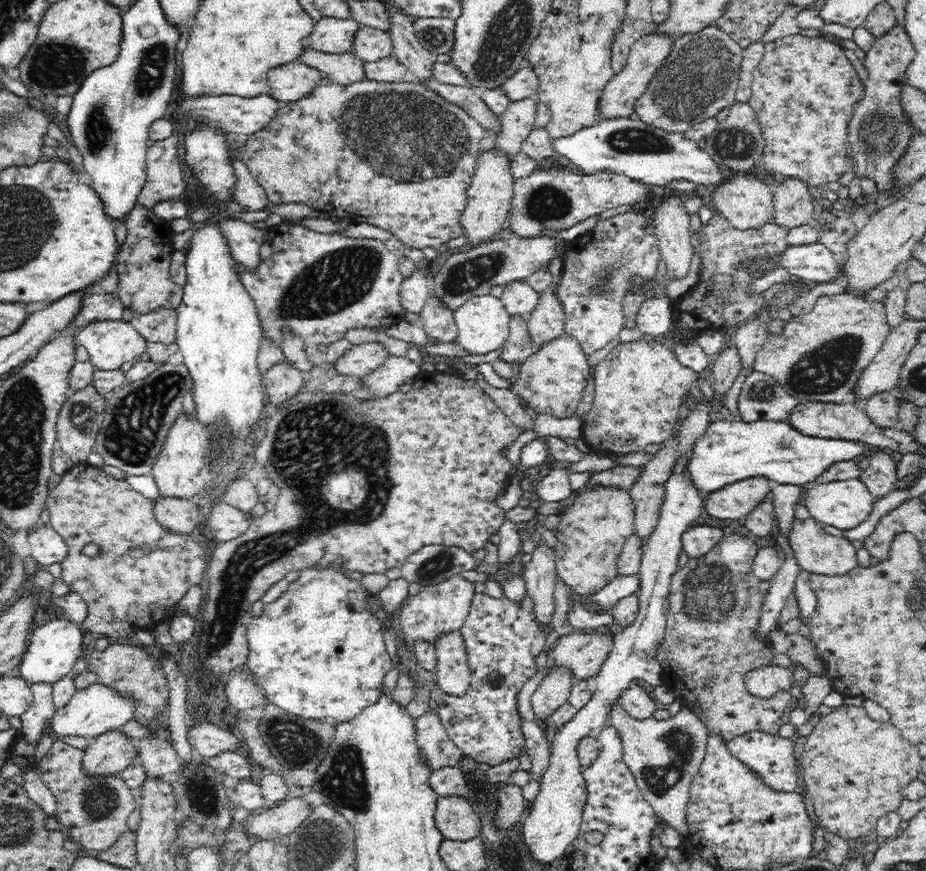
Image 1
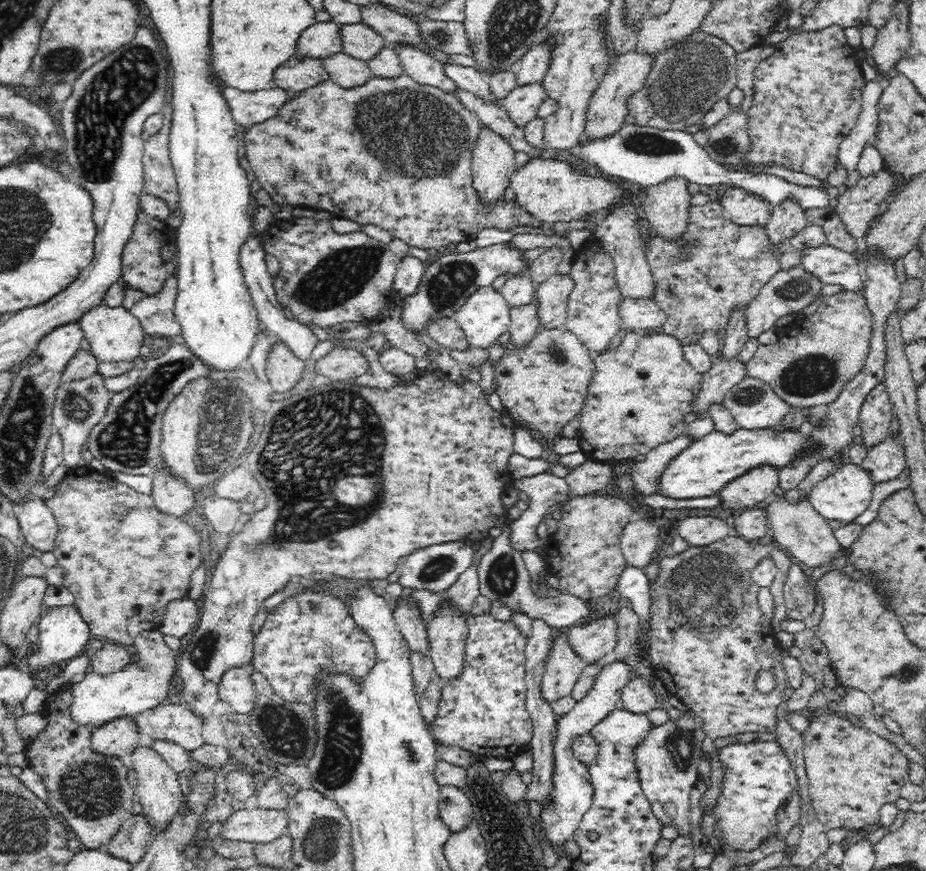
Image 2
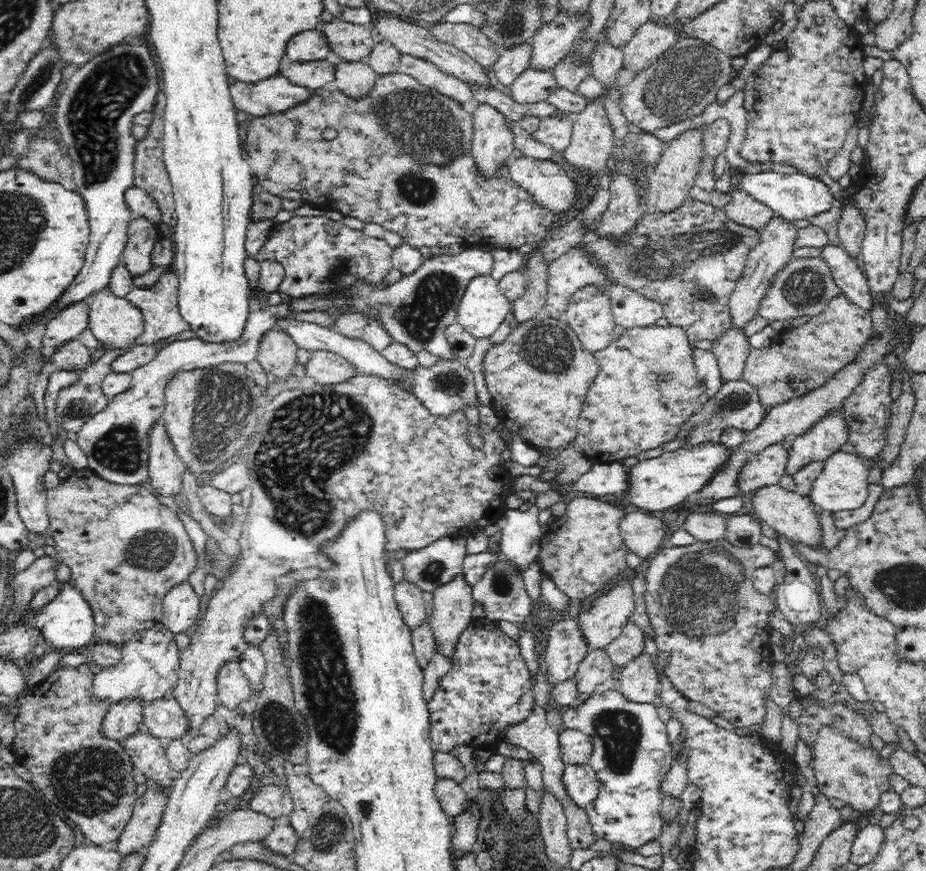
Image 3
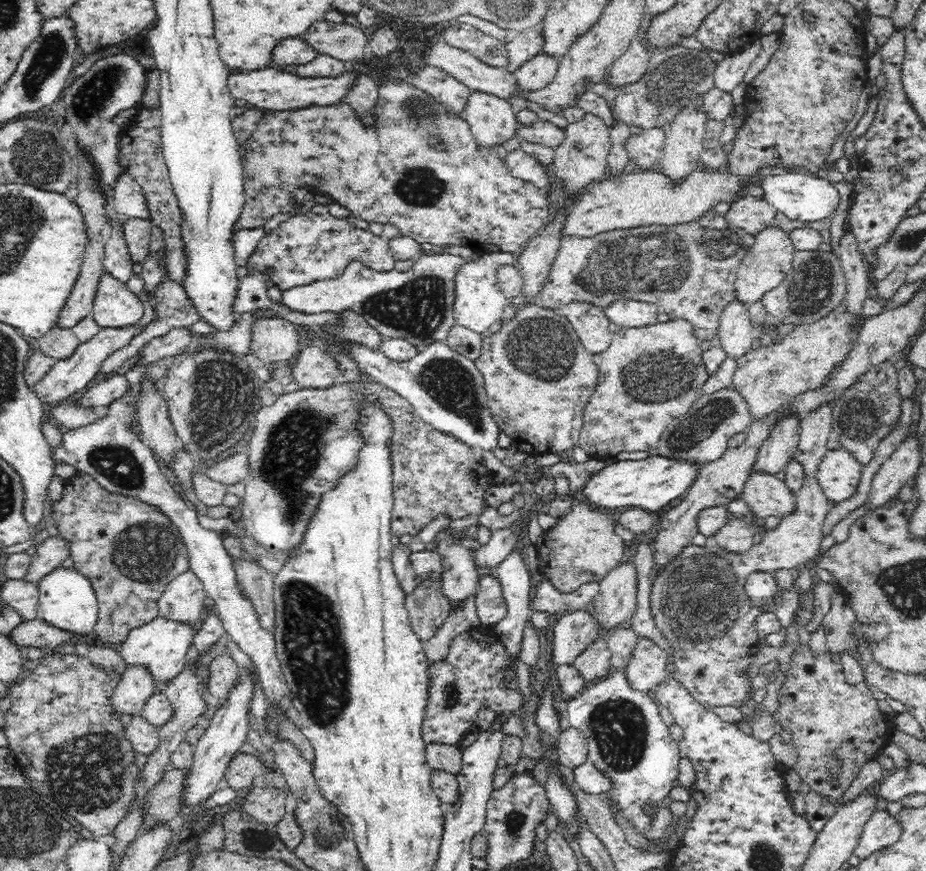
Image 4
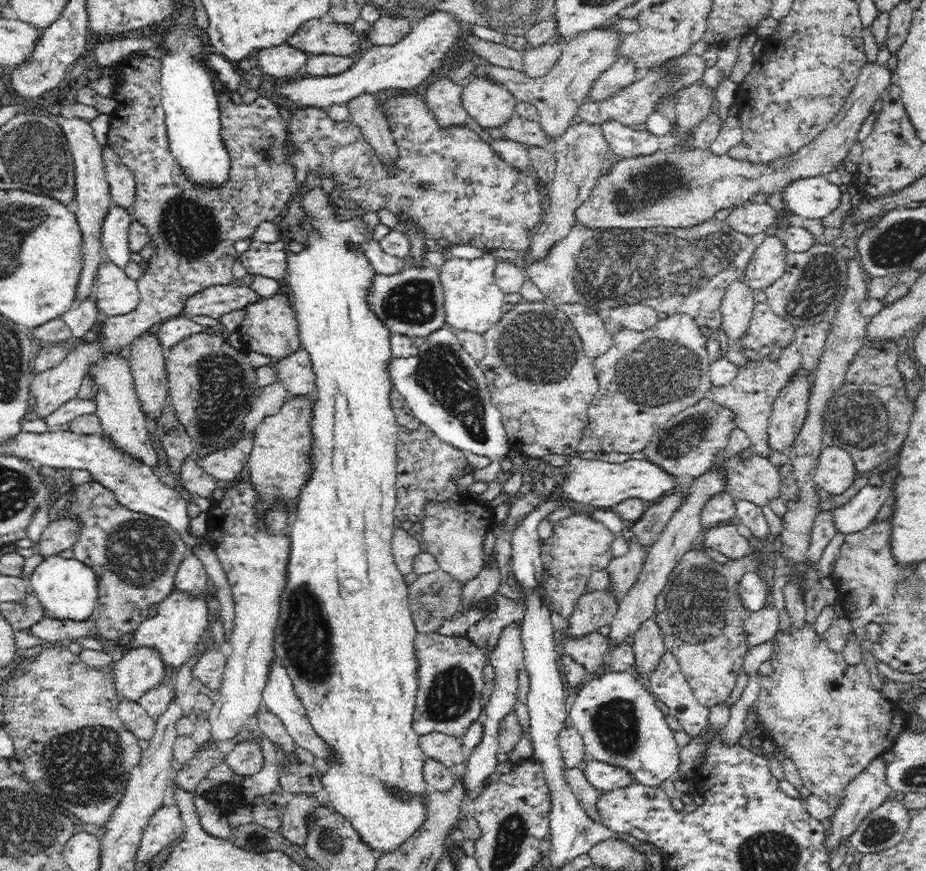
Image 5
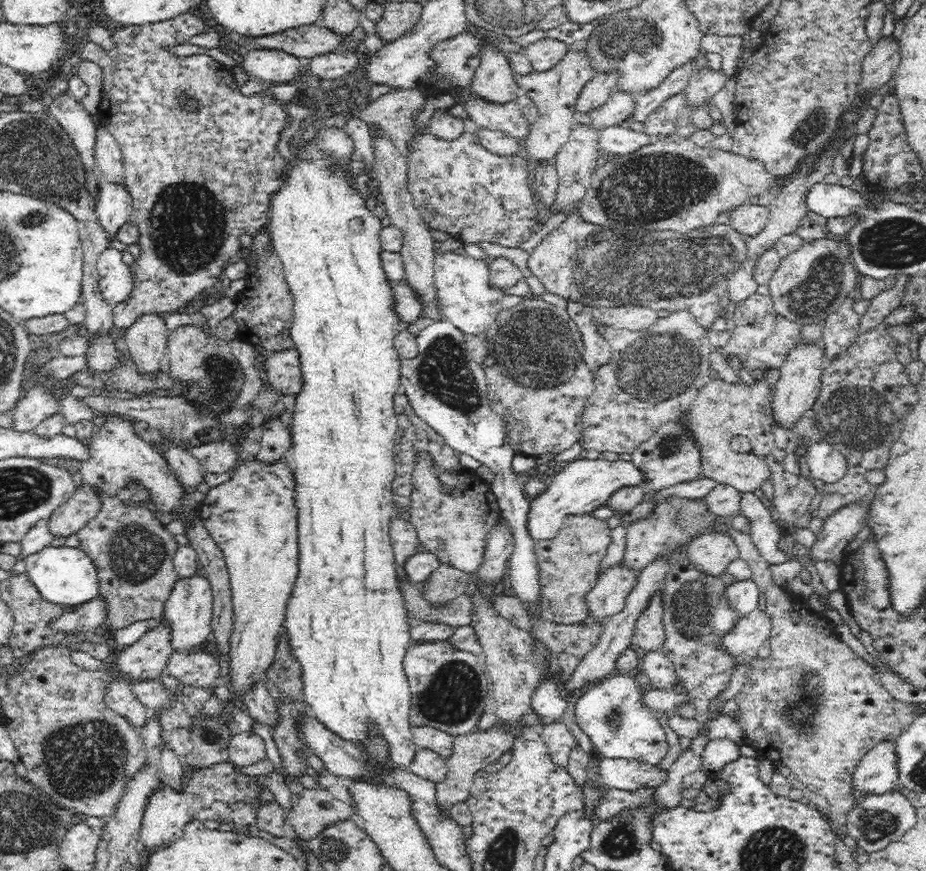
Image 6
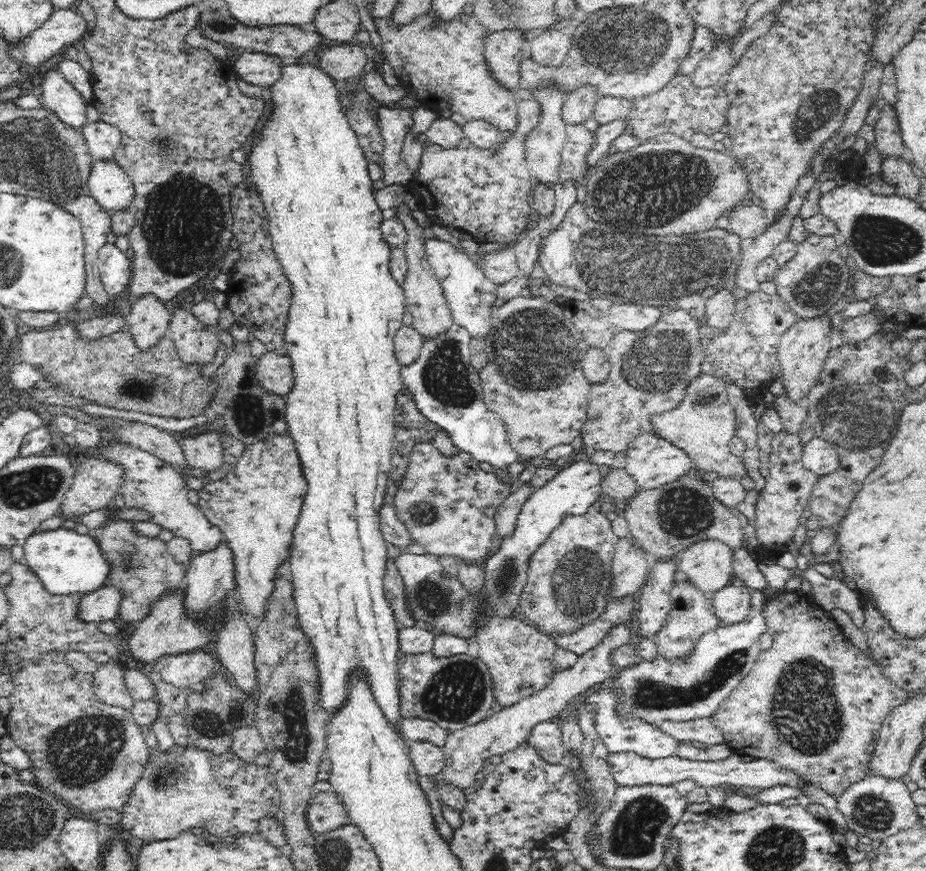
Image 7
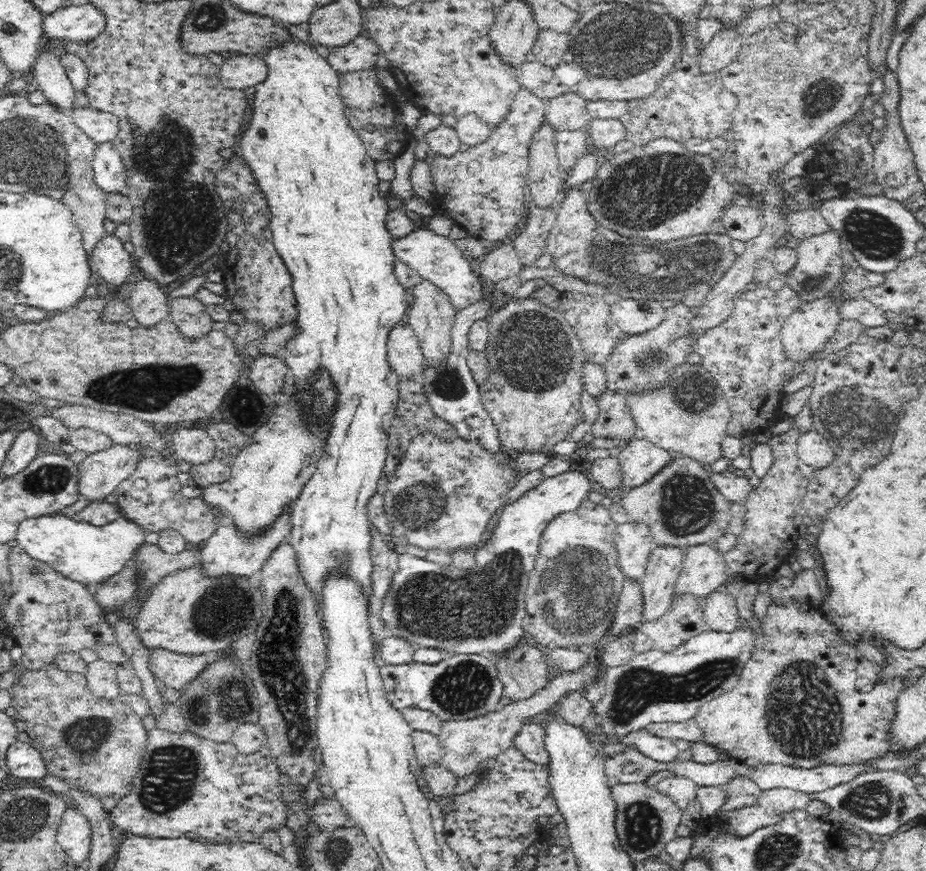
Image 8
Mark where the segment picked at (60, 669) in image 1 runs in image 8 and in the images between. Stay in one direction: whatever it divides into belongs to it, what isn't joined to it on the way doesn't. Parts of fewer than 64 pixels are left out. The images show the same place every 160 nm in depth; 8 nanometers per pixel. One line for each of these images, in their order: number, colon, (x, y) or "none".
2: (63, 634)
3: (67, 621)
4: (67, 599)
5: (67, 587)
6: (64, 574)
7: (66, 561)
8: (86, 552)

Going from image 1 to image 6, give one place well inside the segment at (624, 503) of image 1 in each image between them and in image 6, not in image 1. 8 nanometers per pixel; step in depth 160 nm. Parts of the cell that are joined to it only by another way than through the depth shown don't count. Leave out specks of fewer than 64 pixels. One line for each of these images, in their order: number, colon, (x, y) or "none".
2: (585, 554)
3: (583, 549)
4: (582, 546)
5: (579, 545)
6: (568, 566)

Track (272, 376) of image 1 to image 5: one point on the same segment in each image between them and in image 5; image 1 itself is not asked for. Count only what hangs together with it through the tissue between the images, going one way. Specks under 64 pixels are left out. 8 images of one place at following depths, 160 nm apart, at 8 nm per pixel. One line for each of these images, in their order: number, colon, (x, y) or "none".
2: (283, 367)
3: (277, 350)
4: (272, 339)
5: (269, 326)

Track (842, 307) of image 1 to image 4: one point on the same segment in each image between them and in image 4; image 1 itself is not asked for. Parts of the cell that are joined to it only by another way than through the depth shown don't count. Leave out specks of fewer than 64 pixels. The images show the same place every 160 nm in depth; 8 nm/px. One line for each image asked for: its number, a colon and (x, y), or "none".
2: (809, 366)
3: (798, 361)
4: (768, 378)

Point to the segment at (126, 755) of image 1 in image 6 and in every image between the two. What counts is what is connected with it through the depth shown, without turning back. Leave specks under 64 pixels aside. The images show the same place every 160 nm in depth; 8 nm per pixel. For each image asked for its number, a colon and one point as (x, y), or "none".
2: (120, 736)
3: (124, 717)
4: (136, 683)
5: (142, 668)
6: (146, 658)

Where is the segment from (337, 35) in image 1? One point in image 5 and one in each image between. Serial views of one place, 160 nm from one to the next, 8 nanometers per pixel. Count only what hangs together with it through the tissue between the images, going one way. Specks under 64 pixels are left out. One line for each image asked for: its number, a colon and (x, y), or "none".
2: (321, 40)
3: (304, 47)
4: (287, 52)
5: (282, 61)

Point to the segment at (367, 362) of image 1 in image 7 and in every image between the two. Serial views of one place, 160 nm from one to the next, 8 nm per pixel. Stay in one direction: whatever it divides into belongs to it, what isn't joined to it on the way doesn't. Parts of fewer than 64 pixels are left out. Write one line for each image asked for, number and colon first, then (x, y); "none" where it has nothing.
2: (341, 363)
3: (327, 368)
4: (313, 369)
5: (293, 372)
6: (282, 370)
7: (273, 371)

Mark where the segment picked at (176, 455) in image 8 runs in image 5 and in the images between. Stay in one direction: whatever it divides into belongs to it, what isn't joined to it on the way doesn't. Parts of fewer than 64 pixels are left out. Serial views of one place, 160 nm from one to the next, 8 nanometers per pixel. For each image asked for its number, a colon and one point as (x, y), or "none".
5: (223, 465)
6: (218, 457)
7: (204, 449)

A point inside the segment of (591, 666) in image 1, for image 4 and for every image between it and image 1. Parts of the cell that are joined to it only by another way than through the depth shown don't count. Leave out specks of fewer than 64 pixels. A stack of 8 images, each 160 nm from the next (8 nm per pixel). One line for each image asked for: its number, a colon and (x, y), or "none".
2: (592, 641)
3: (609, 613)
4: (617, 601)

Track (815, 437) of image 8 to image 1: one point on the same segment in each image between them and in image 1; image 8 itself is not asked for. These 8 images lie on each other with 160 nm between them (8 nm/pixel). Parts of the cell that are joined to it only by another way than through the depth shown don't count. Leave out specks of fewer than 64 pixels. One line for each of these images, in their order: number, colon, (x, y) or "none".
1: (846, 503)
2: (846, 492)
3: (842, 484)
4: (838, 474)
5: (834, 472)
6: (826, 464)
7: (819, 456)

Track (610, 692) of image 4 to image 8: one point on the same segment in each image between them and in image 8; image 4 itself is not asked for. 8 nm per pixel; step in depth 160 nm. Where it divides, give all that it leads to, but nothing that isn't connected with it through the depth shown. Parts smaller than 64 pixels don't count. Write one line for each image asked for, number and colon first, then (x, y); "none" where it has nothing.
5: (617, 718)
6: (612, 715)
7: (617, 735)
8: (661, 750)

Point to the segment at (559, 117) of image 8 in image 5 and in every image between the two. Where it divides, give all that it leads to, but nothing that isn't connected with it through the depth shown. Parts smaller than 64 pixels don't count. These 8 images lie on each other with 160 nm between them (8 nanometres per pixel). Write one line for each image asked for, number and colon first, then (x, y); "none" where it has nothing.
5: (621, 73)
6: (594, 93)
7: (577, 107)

